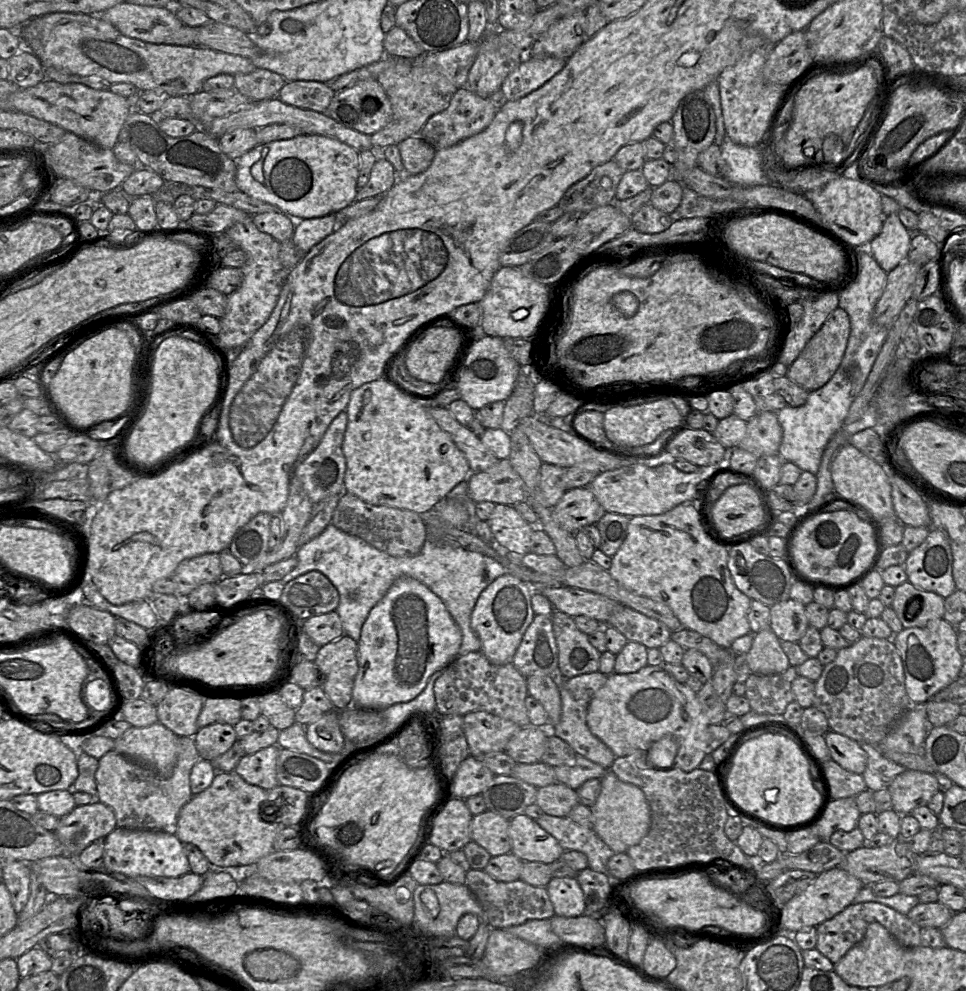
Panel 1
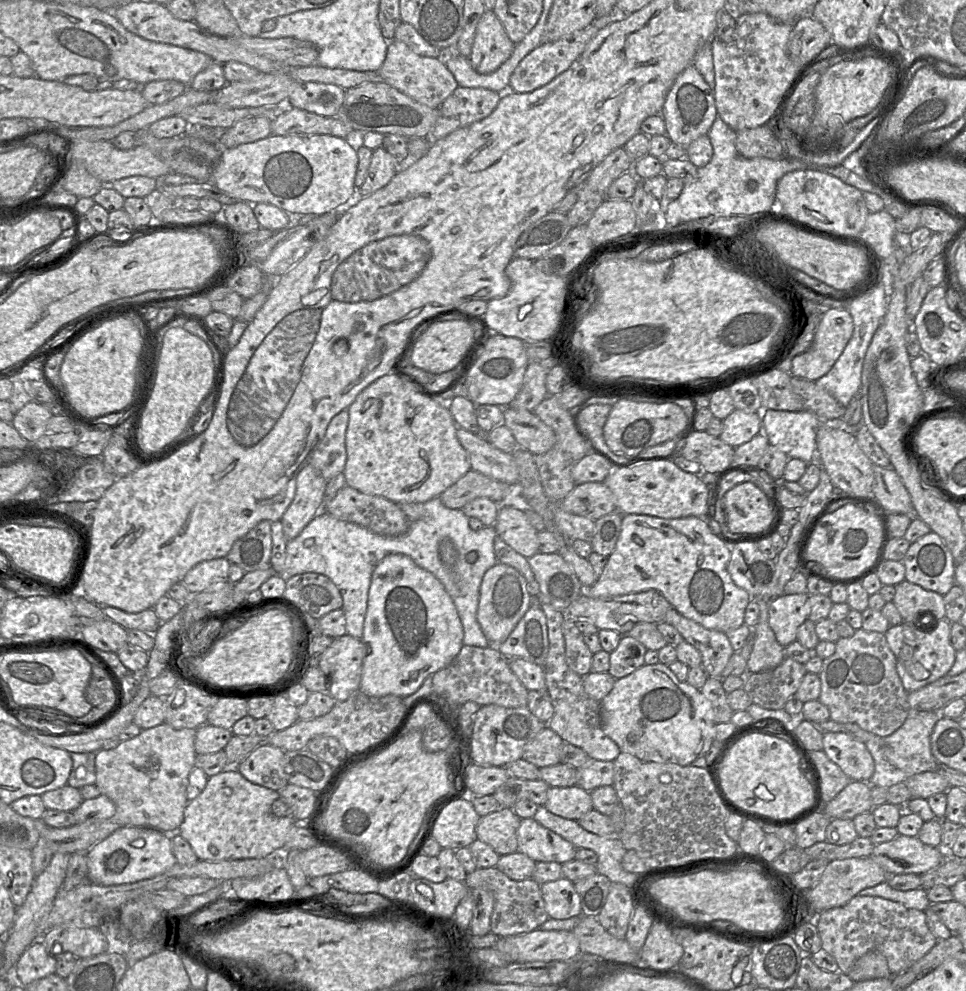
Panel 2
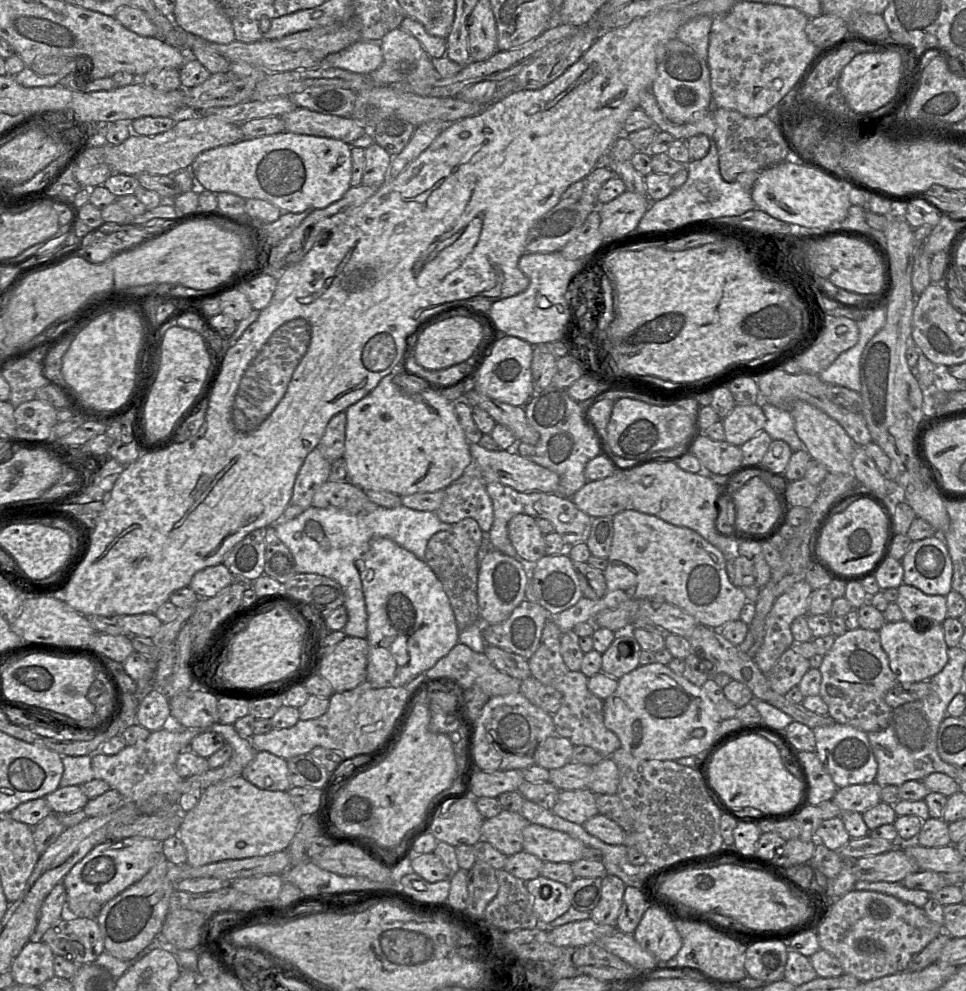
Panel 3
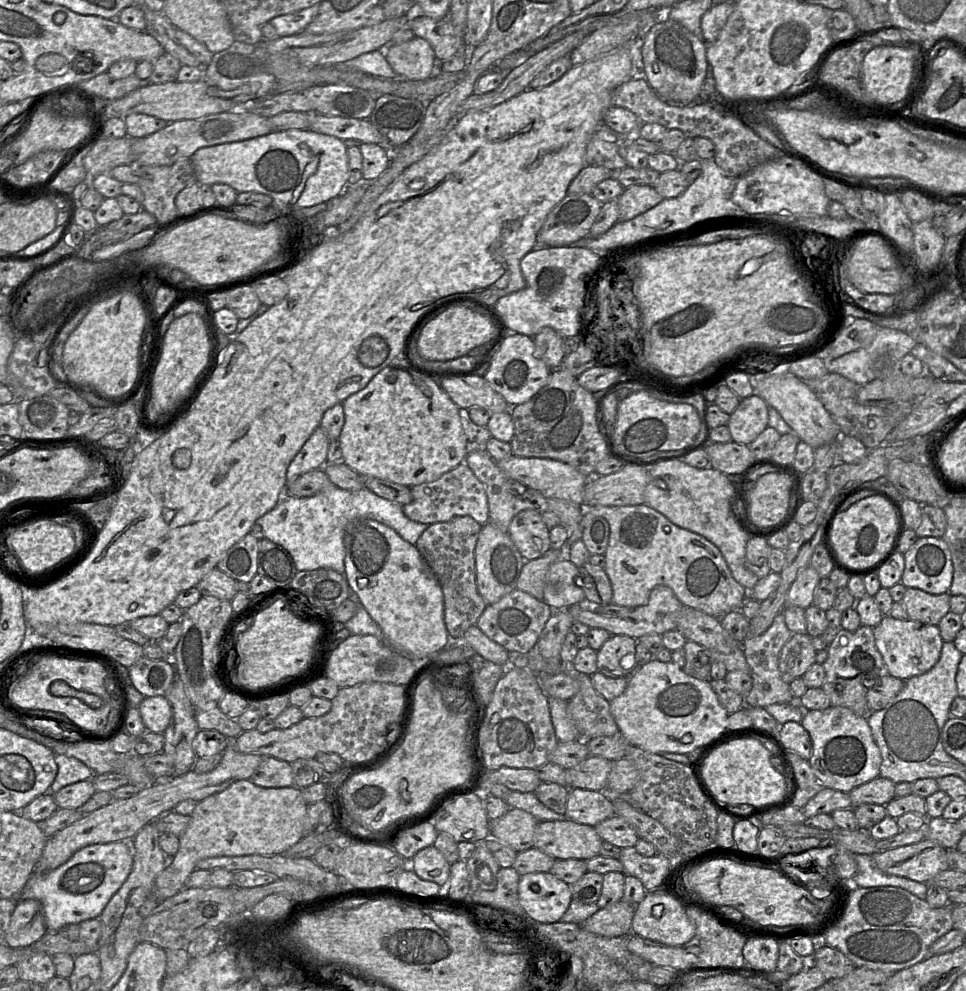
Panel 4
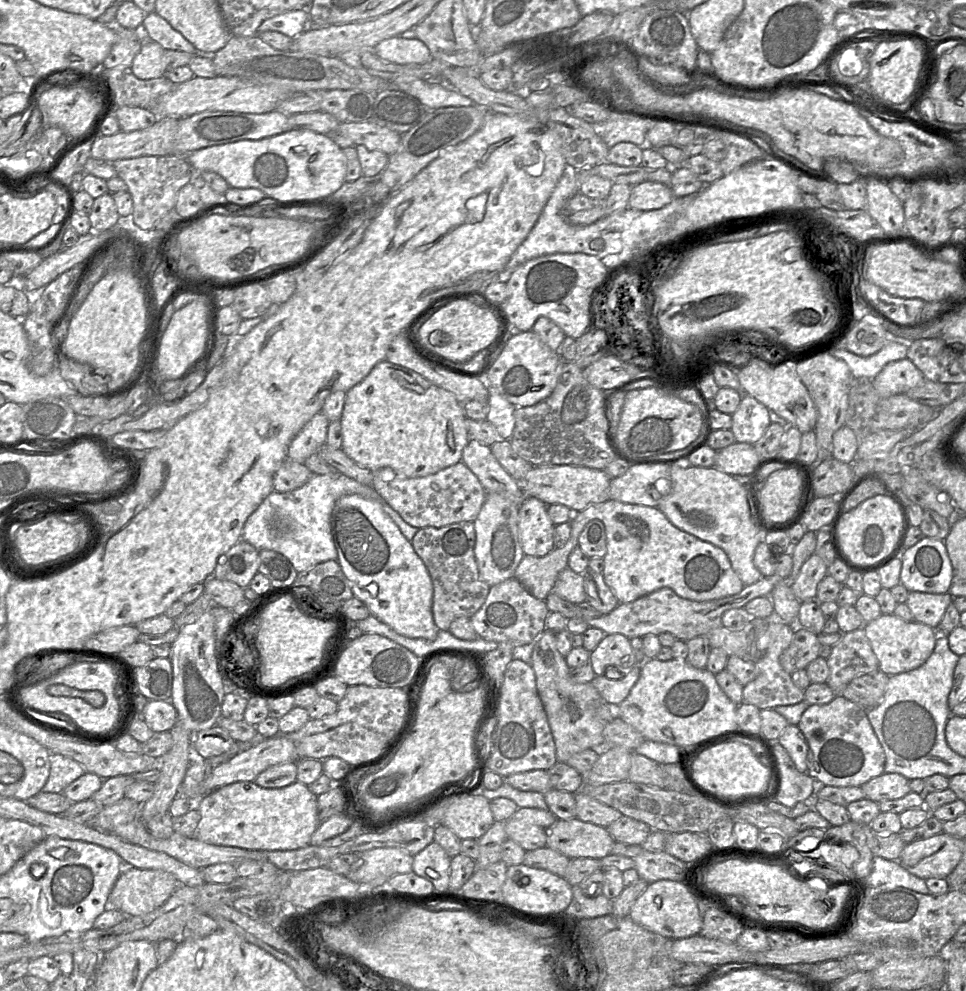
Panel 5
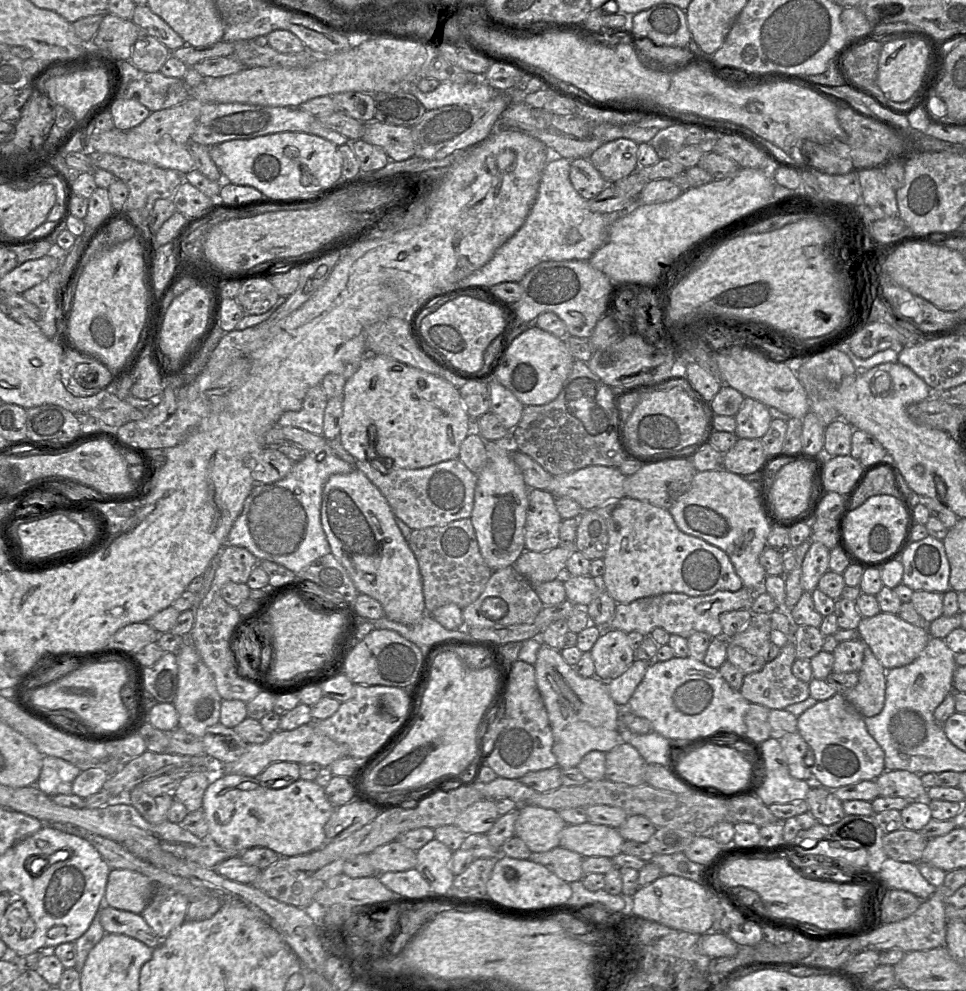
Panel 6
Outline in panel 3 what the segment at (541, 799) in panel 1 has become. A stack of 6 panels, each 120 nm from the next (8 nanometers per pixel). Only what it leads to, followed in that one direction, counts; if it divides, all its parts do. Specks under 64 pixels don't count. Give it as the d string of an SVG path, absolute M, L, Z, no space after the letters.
M588 788L561 790L552 813L572 823L583 825L599 814L596 795Z

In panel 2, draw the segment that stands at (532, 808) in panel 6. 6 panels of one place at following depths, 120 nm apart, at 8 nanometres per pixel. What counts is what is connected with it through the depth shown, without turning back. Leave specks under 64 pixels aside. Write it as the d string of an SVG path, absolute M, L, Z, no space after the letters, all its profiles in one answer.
M502 808L480 818L476 827L477 839L488 844L500 856L512 854L518 849L520 822L521 818L511 808Z

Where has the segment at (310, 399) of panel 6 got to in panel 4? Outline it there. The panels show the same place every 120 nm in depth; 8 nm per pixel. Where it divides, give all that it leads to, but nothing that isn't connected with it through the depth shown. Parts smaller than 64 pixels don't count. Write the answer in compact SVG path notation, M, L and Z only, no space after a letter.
M319 426L288 466L286 473L287 493L288 486L300 475L325 465L329 442L330 440Z

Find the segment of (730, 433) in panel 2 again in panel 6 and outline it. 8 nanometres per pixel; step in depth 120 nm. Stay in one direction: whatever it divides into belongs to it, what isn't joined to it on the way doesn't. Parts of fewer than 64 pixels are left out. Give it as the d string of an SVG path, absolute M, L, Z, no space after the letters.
M745 397L740 410L734 416L737 424L735 435L744 439L761 439L772 421L768 408L760 401Z

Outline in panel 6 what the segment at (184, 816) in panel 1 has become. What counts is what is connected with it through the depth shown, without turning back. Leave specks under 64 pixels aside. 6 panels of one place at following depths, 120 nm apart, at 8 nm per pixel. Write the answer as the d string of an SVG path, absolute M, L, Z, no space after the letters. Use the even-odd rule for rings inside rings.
M219 772L211 776L201 809L208 823L208 837L217 845L240 853L249 848L263 847L281 857L291 857L317 850L327 842L324 826L335 807L327 799L324 788L315 781L298 779L286 787L272 789L262 785L256 777ZM111 869L104 905L141 915L155 889L155 883L141 873L128 869Z

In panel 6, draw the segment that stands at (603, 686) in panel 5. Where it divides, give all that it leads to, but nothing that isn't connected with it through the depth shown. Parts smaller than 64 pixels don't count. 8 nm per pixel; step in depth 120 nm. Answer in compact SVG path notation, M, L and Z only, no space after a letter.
M634 660L623 674L612 681L607 681L609 694L620 708L627 706L635 689L644 678L650 663L652 662Z

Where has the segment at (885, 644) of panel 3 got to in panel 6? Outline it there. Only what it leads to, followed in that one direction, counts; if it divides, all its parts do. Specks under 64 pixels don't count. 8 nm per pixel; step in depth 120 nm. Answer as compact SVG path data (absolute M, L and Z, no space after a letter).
M880 611L872 617L862 617L857 627L860 638L886 669L902 667L913 662L926 647L930 635L925 627L917 627L901 619L898 614Z

